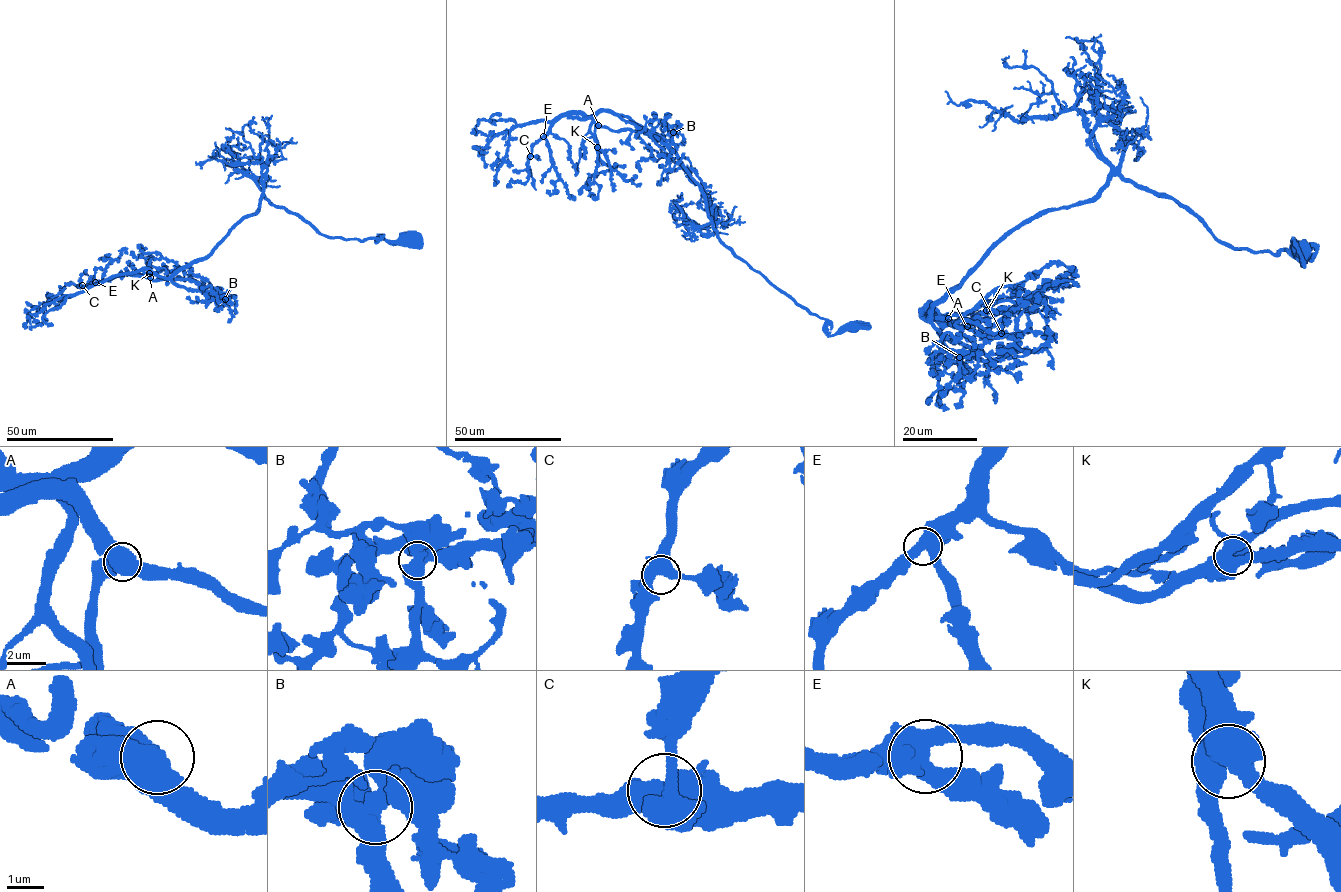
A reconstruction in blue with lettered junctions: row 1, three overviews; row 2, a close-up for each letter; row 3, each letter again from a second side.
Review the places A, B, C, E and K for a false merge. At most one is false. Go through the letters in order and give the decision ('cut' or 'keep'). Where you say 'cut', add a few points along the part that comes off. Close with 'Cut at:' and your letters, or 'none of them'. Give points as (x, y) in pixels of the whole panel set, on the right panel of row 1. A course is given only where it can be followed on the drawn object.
A: keep
B: cut; foreign part runs (959, 356), (941, 350), (945, 334), (960, 337), (957, 321), (948, 318), (1052, 263), (1071, 267)
C: keep
E: keep
K: keep
Cut at: B

